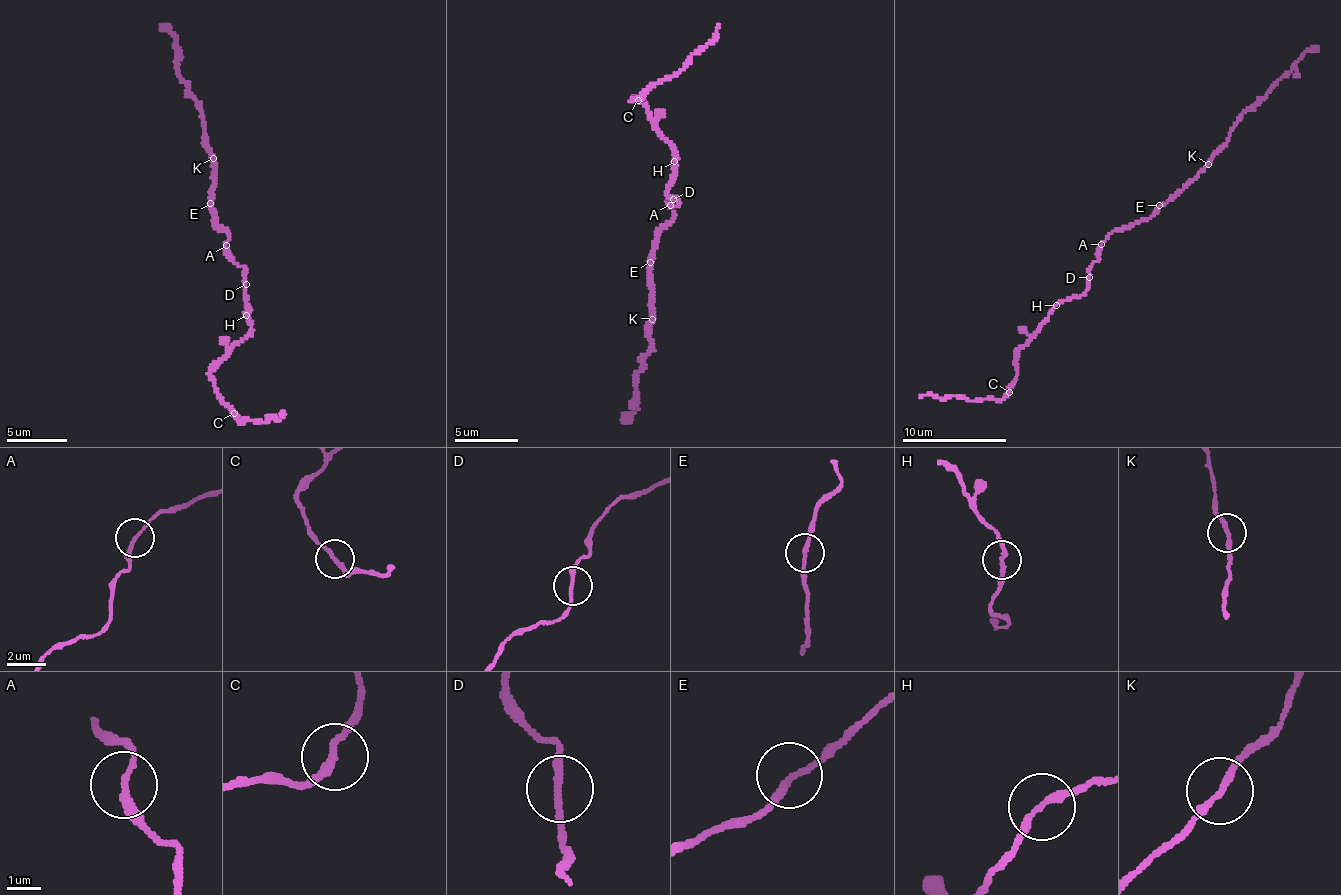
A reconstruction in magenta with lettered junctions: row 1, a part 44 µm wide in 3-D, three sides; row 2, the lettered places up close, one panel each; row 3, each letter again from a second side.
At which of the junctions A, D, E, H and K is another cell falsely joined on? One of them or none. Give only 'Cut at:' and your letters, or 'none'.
Cut at: none

